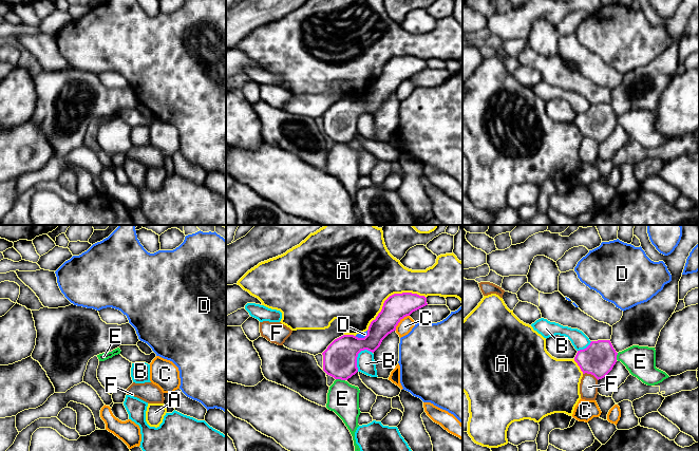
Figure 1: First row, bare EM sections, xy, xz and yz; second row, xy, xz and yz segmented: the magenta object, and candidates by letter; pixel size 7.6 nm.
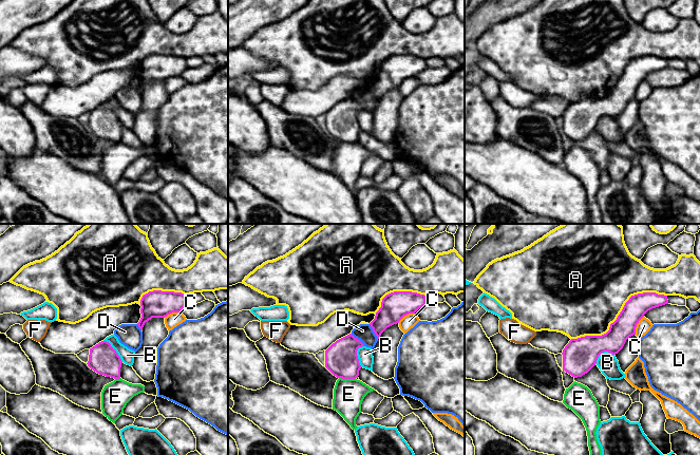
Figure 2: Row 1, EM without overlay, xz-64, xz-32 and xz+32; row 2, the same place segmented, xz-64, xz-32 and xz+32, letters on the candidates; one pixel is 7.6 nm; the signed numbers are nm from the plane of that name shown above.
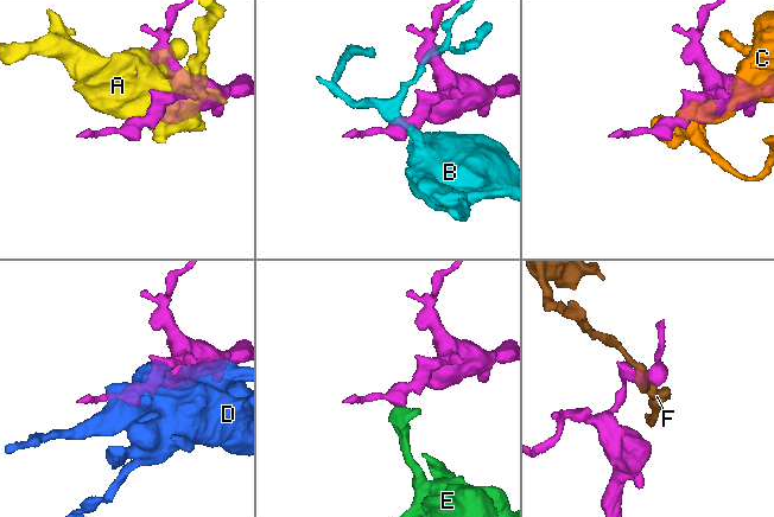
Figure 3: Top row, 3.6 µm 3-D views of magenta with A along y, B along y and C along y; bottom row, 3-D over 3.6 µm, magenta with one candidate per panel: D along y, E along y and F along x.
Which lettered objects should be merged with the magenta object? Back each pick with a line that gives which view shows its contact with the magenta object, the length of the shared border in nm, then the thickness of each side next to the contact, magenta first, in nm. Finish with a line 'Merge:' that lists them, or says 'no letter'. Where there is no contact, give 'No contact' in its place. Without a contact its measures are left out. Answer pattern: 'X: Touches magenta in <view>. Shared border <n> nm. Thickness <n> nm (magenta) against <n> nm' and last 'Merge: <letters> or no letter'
Merge: no letter

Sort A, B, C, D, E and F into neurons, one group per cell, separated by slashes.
A / B / C / D / E / F

